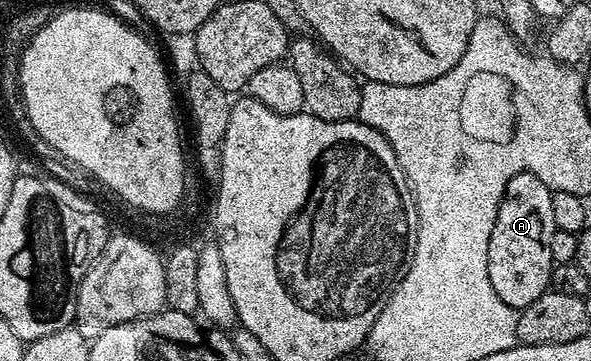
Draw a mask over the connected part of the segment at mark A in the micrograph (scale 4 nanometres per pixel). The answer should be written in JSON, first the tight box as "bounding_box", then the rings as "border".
{"bounding_box":[489,172,556,310],"border":[[[522,172],[509,182],[497,210],[497,222],[489,238],[489,282],[493,282],[497,298],[501,298],[501,302],[516,310],[522,310],[537,302],[537,298],[541,298],[541,294],[545,294],[551,287],[553,265],[549,242],[556,229],[551,193],[551,188],[541,182],[541,178],[537,178],[532,172]]]}

